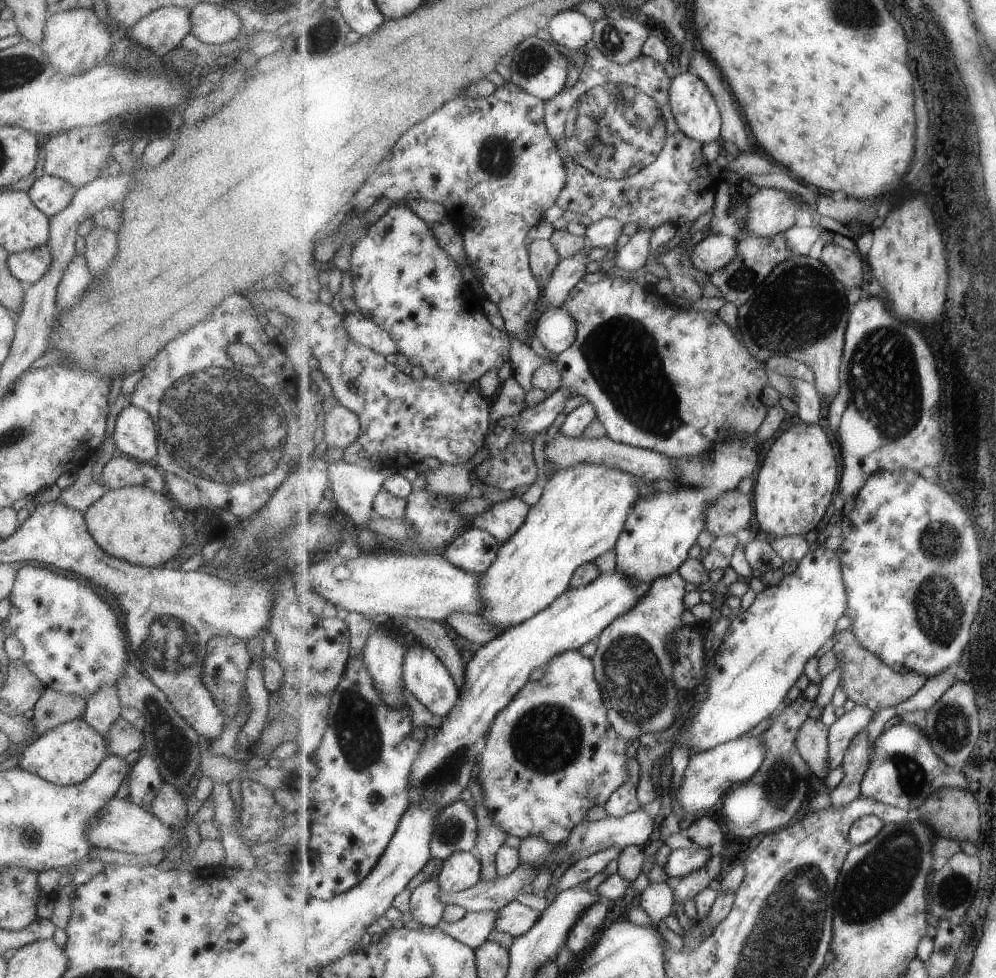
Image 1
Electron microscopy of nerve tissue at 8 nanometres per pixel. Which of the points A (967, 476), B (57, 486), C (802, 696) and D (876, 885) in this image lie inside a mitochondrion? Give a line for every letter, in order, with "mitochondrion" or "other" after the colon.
A: other
B: other
C: other
D: mitochondrion

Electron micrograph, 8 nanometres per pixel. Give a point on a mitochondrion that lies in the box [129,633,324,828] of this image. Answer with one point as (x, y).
(167, 738)

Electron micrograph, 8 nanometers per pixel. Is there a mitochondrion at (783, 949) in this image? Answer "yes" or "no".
yes

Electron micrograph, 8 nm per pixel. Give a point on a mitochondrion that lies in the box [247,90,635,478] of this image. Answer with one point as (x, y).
(498, 155)

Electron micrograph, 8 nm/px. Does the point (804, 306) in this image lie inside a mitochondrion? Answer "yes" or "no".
yes

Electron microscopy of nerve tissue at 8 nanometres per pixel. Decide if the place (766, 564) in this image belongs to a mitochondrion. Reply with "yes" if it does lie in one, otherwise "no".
no

